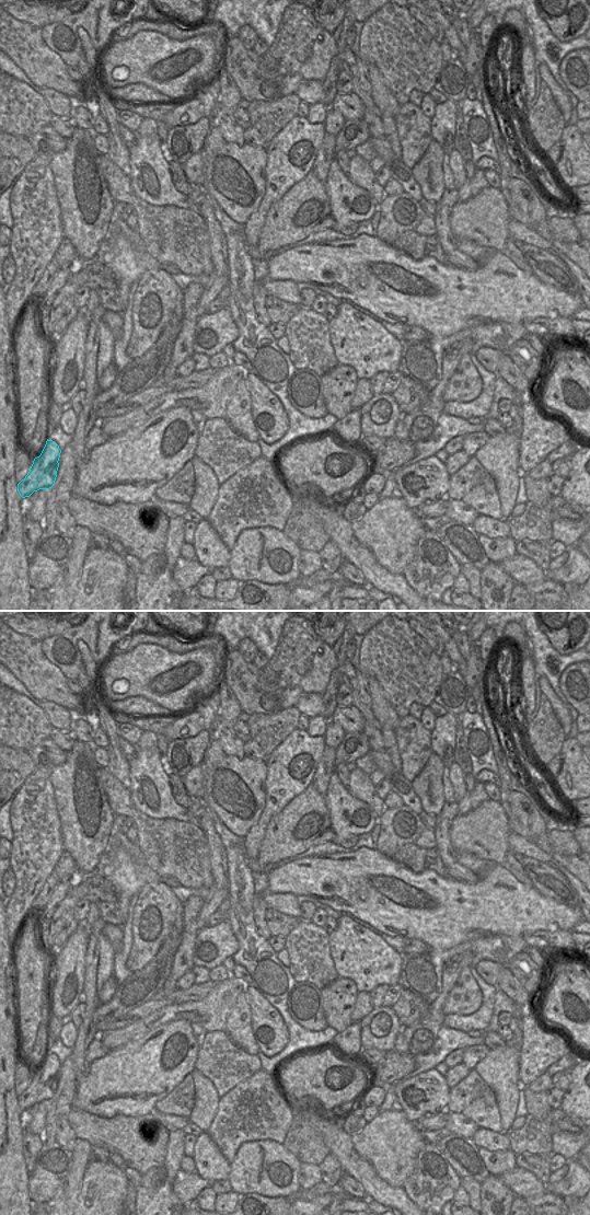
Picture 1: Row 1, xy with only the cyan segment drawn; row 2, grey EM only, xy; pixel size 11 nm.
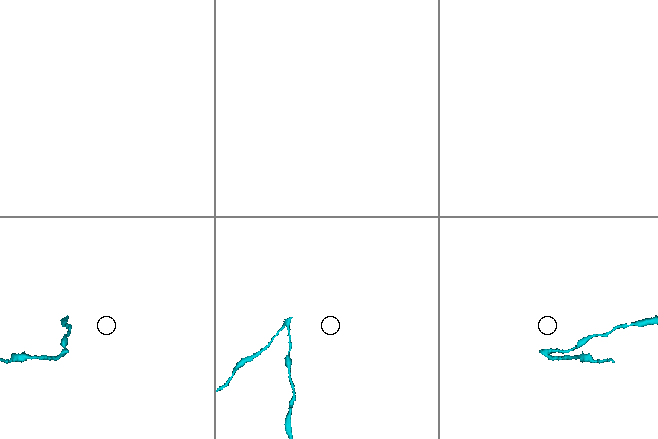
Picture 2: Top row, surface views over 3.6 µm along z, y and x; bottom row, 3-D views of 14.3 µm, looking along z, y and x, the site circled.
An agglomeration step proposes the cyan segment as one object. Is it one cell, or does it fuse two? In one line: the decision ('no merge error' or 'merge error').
merge error

